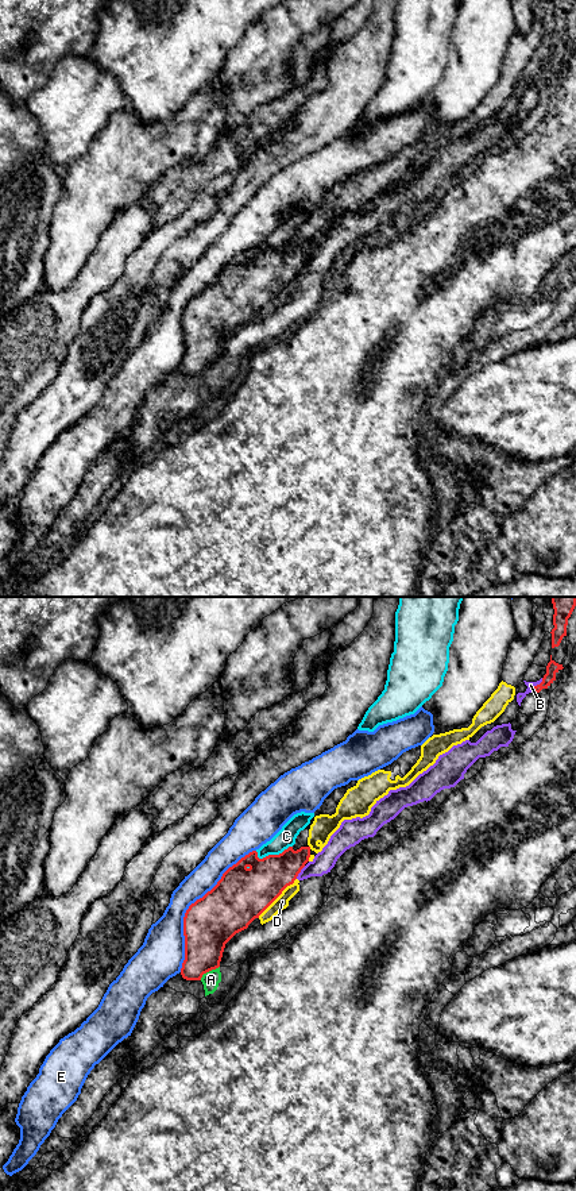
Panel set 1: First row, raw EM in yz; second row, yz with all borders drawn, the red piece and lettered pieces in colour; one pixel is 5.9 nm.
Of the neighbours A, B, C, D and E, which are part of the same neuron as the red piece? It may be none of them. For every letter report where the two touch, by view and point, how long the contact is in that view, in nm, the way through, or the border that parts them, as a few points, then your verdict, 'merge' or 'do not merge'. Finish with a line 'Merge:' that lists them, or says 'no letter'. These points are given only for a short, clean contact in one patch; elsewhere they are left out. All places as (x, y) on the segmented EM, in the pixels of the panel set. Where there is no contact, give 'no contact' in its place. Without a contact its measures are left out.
A: yz (208, 971) | 150 nm | along yz (219, 966), (207, 971), (200, 979) | do not merge
B: yz (537, 685) | 100 nm | do not merge
C: yz (271, 855) | 220 nm | do not merge
D: yz (278, 895) | 340 nm | do not merge
E: yz (190, 905) | 850 nm | do not merge
Merge: no letter

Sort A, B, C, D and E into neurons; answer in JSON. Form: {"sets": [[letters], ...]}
{"sets": [["A", "B"], ["C"], ["D"], ["E"]]}

